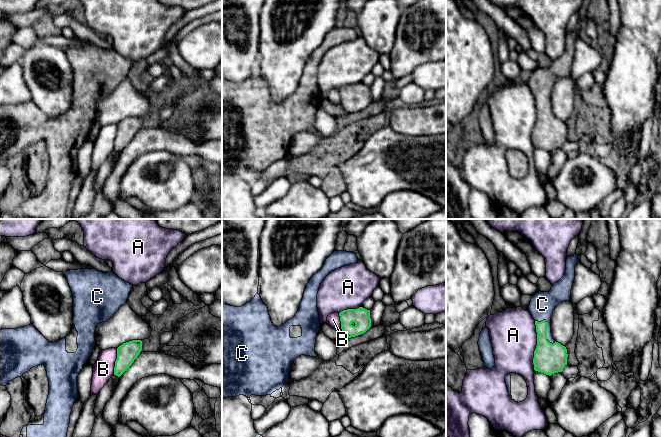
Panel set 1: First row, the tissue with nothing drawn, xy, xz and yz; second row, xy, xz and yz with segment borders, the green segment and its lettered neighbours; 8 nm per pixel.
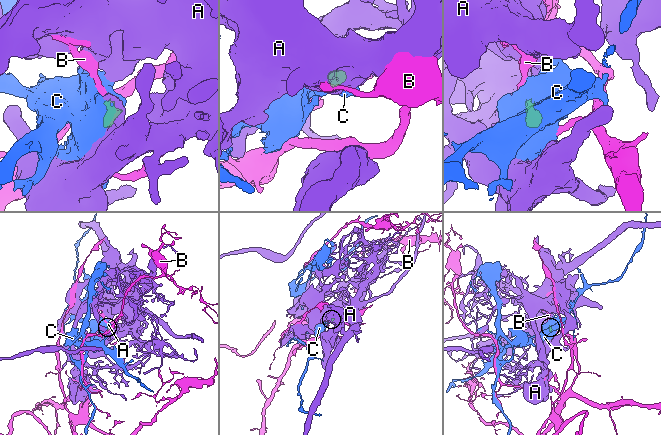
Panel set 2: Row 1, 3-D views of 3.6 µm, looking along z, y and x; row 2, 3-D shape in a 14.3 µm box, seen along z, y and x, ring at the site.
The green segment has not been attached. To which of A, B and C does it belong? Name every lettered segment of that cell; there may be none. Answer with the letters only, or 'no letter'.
C

